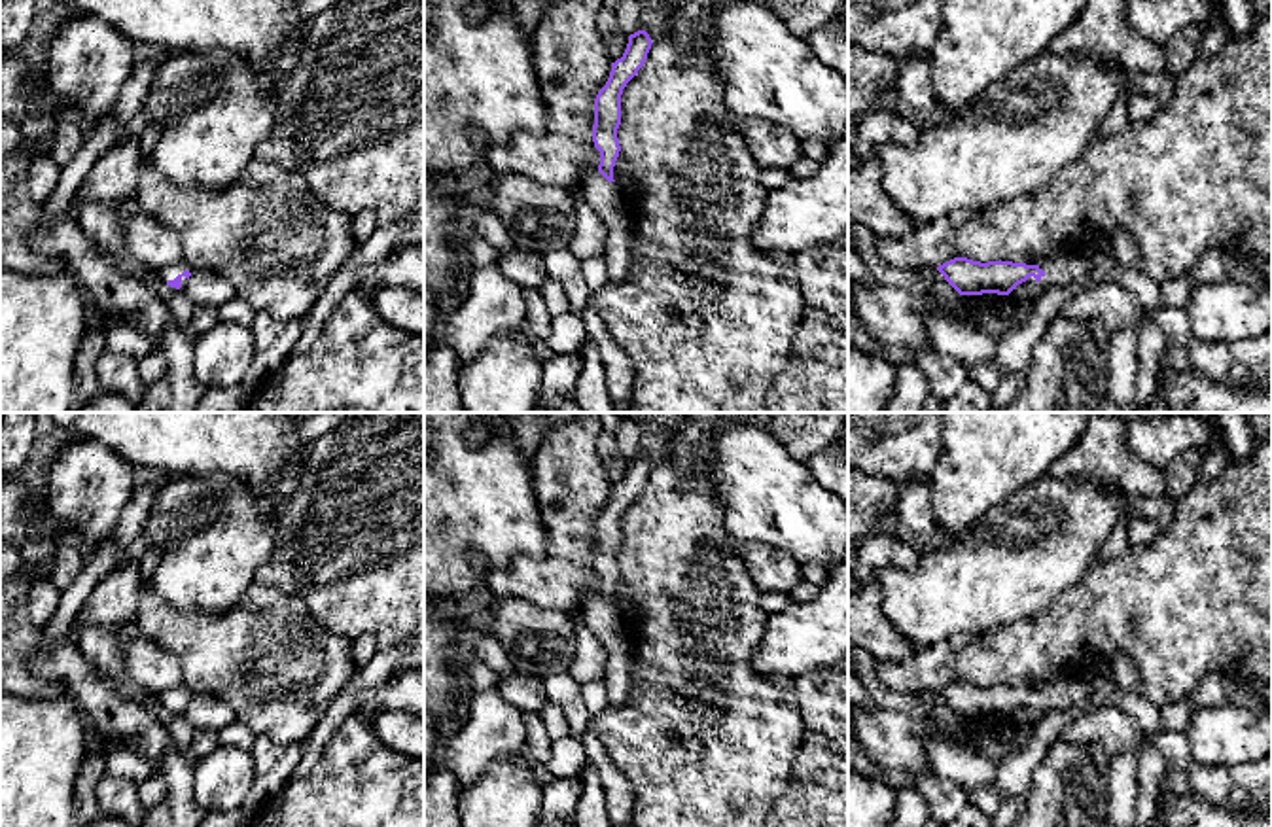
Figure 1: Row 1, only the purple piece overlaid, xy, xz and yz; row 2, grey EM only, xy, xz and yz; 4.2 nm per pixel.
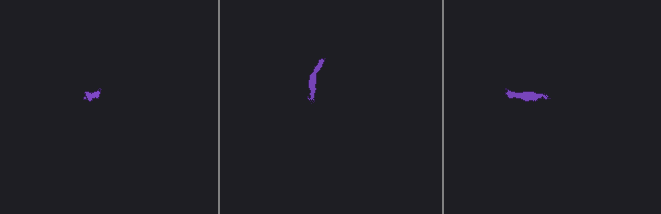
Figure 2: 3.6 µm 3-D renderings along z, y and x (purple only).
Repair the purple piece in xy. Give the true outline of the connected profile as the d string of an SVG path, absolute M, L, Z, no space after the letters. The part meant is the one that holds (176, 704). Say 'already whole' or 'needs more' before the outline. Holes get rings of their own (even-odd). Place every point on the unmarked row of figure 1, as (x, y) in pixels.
needs more; M174 687L157 696L157 702L170 712L180 713L191 700L193 693L186 687Z

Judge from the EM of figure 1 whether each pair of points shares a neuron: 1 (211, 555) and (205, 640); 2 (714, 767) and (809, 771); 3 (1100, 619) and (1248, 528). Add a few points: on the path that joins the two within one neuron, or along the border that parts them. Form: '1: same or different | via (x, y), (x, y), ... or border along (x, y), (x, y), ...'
1: different | border along (245, 589), (220, 612), (175, 610), (165, 600)
2: different | border along (805, 729), (788, 790), (771, 807)
3: same | via (1136, 604), (1172, 604), (1212, 564)

